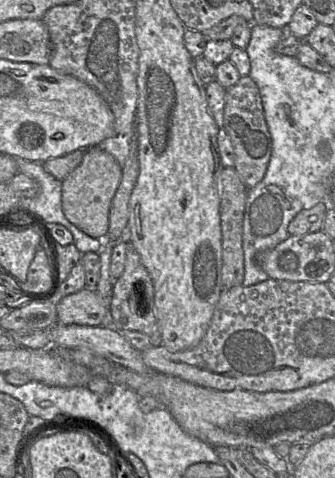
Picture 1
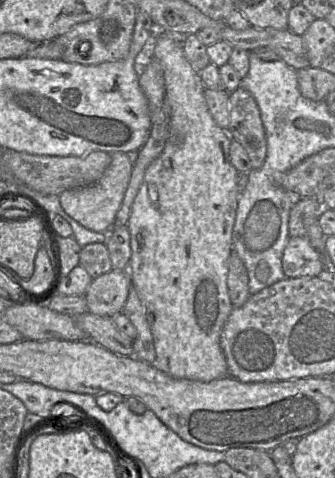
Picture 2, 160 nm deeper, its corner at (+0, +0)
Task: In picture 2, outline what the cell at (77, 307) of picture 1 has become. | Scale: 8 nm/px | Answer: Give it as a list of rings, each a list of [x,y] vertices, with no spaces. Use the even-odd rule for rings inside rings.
[[[114,270],[94,278],[84,298],[88,312],[113,318],[122,312],[131,287],[128,270]]]

